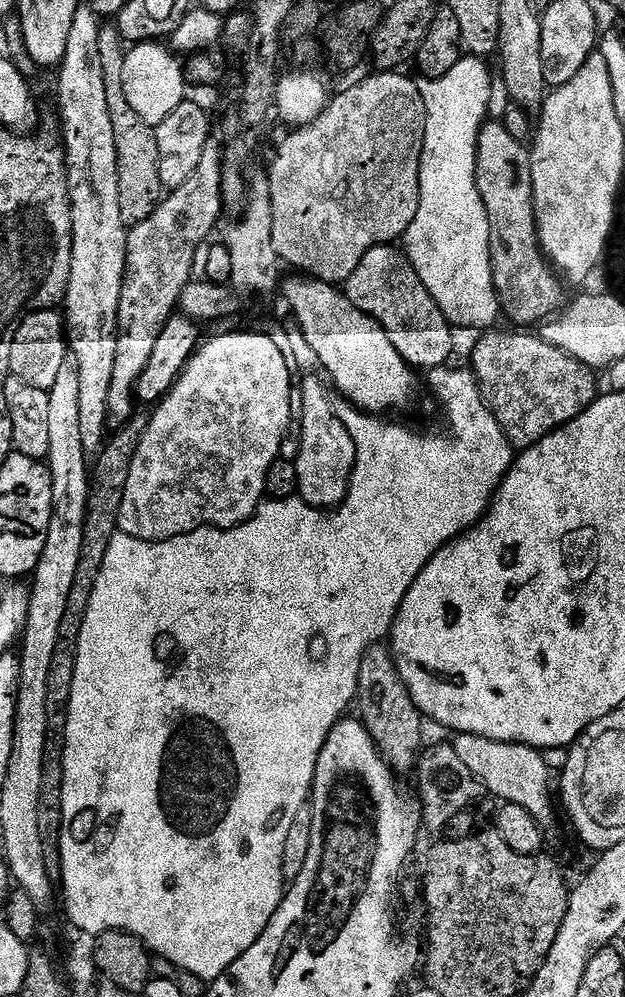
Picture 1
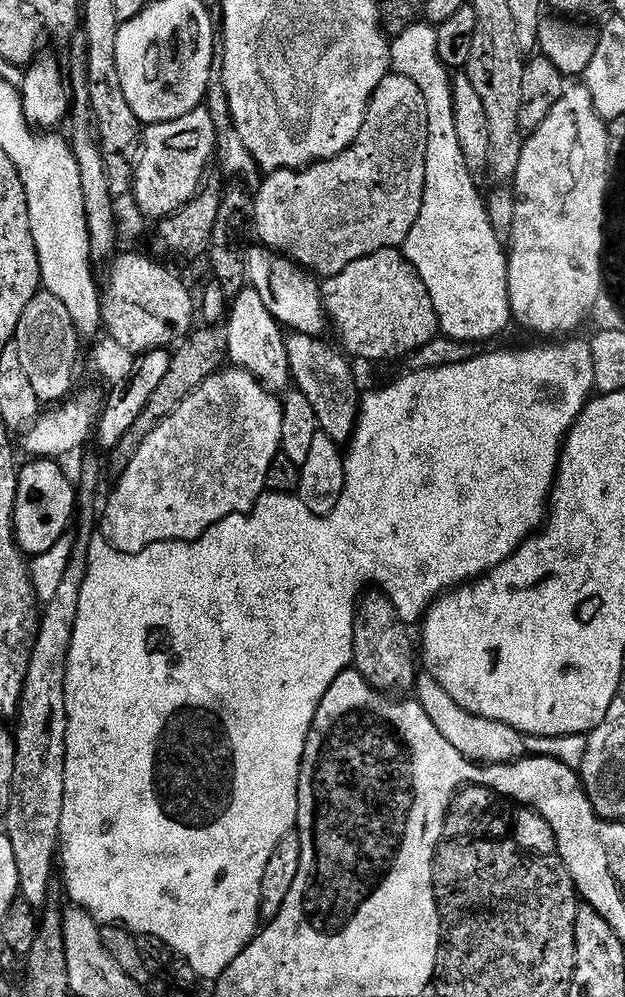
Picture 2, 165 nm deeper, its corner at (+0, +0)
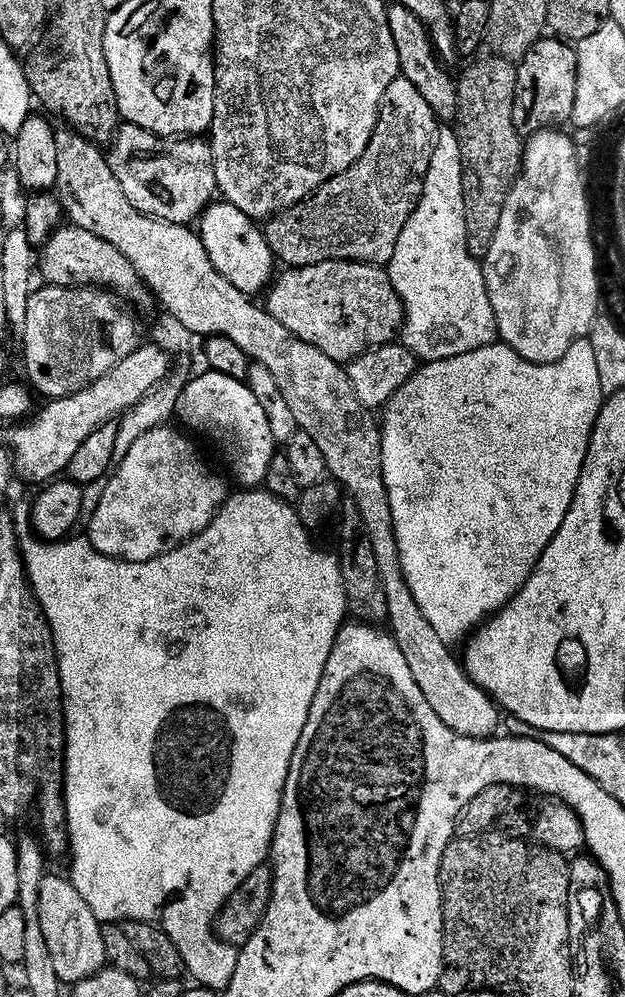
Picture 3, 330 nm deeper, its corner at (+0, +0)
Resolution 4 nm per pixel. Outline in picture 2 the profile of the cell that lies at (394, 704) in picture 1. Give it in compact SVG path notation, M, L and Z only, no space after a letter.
M383 594L365 595L359 601L354 622L354 650L352 664L355 671L385 694L408 694L416 687L418 648L409 625L402 622L400 611Z

